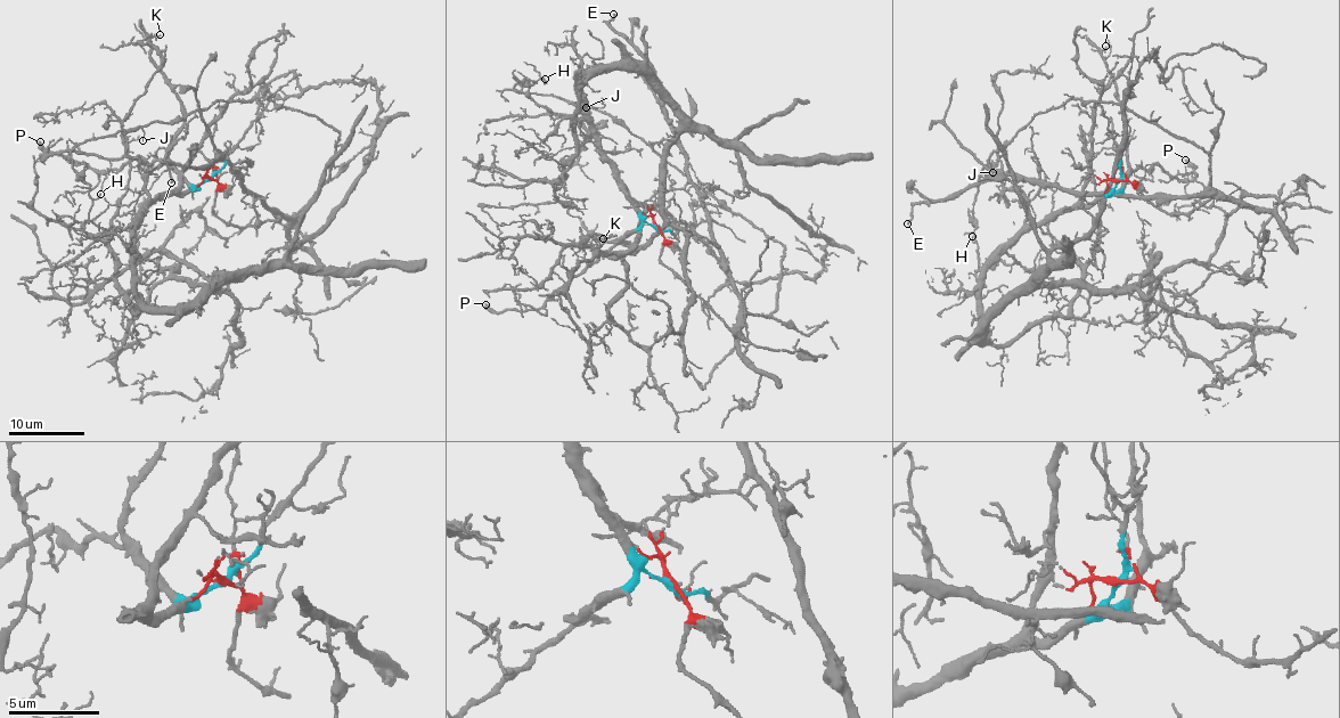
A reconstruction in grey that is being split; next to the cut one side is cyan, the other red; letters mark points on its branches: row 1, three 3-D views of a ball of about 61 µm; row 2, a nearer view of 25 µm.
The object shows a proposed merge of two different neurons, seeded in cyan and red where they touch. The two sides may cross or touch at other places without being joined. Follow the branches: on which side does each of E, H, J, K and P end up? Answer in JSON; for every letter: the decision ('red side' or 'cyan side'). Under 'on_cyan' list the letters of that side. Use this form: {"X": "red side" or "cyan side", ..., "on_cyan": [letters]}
{"E": "red side", "H": "red side", "J": "red side", "K": "cyan side", "P": "cyan side", "on_cyan": ["K", "P"]}

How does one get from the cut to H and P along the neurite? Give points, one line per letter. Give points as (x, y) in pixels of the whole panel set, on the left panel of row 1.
H: (210, 179), (226, 222), (287, 223), (337, 133), (218, 99), (81, 143), (72, 169), (100, 193)
P: (210, 179), (193, 186), (169, 165), (138, 157), (119, 169), (98, 172), (84, 163), (70, 163), (39, 141)

